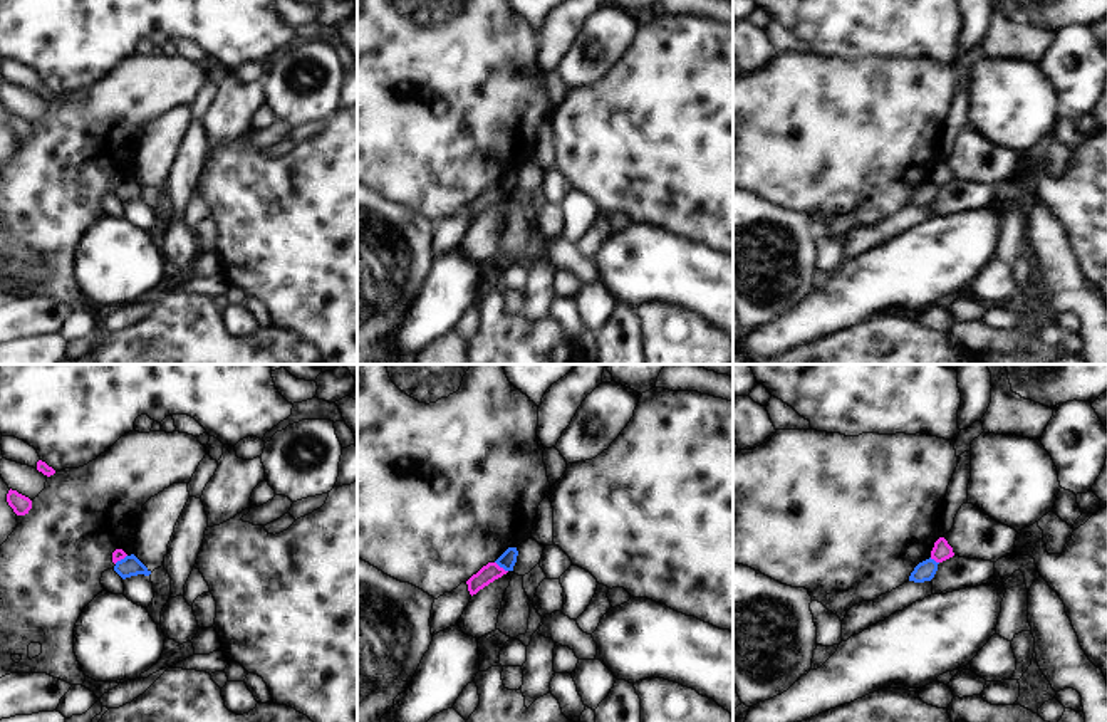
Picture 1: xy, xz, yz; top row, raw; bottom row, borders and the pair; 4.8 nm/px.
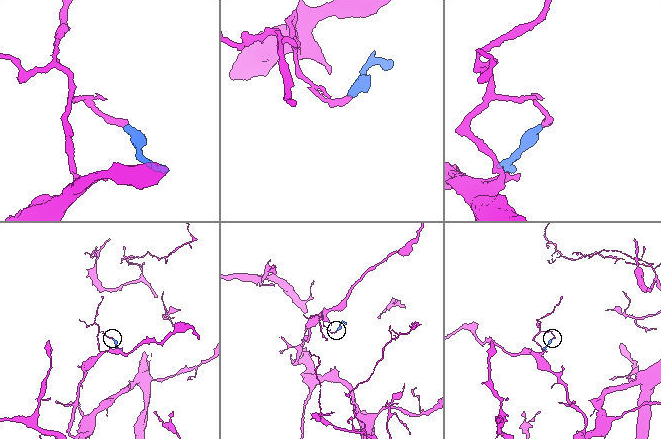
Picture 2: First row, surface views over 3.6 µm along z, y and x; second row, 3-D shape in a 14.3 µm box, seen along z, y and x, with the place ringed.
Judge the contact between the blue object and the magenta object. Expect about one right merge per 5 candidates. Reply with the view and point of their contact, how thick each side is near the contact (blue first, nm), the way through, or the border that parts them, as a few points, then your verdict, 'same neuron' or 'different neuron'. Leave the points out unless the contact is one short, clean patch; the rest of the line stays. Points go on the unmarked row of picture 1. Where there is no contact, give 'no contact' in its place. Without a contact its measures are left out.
xz (502, 190) | 80/90 nm | along xz (495, 185), (507, 195) | different neuron

